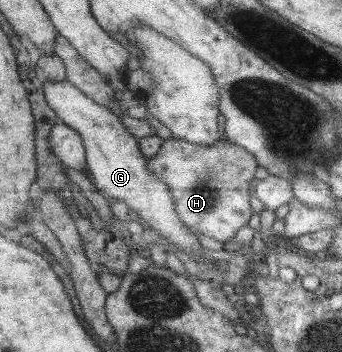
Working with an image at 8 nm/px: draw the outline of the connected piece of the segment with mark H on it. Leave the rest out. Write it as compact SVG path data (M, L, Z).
M177 138L162 140L155 155L146 158L146 168L156 175L170 191L177 217L190 229L229 244L231 237L247 225L251 217L249 182L258 163L255 157L229 140L217 140L209 145L195 145Z

